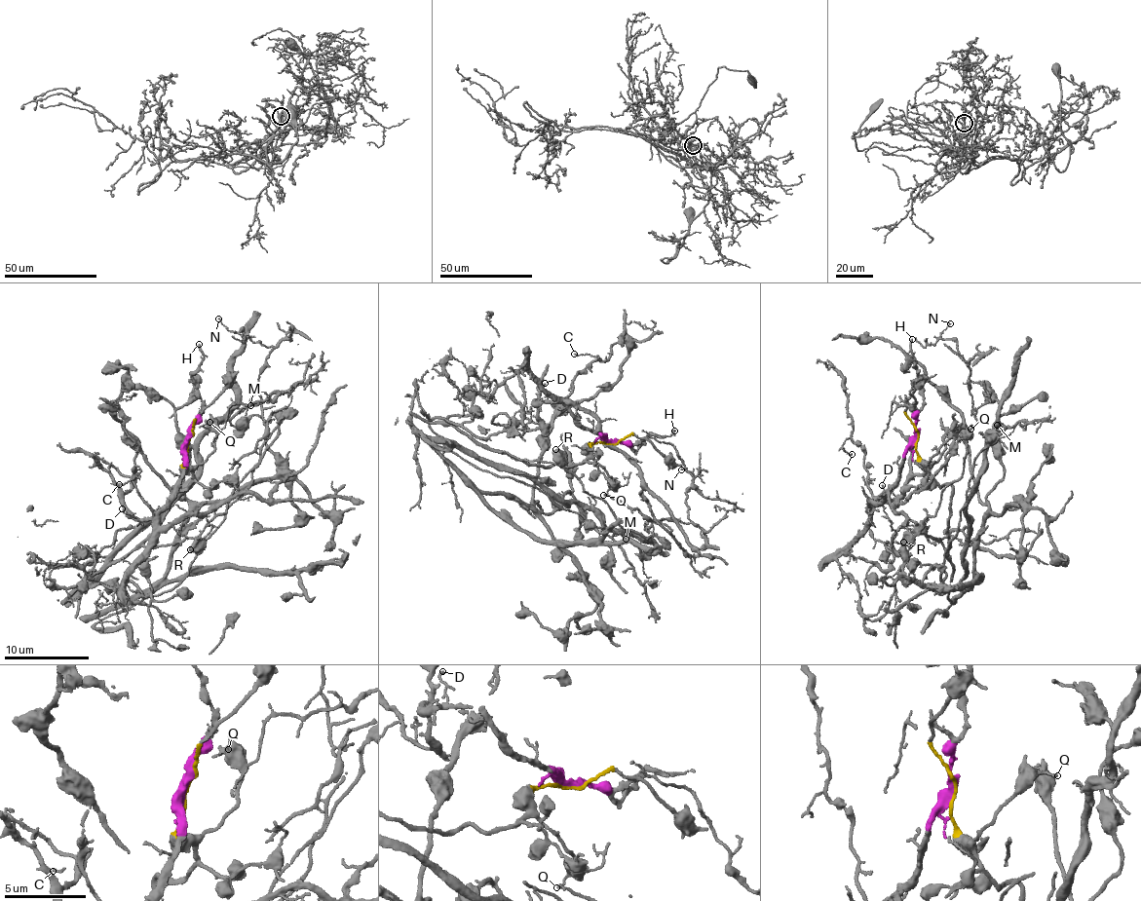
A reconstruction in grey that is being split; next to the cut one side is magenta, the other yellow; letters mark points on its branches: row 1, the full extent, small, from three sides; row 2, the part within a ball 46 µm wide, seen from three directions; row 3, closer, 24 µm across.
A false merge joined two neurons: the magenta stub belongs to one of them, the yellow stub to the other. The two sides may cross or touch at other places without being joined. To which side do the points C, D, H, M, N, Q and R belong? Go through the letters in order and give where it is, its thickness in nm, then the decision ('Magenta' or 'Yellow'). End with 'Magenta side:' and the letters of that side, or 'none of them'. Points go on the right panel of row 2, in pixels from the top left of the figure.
C: Place: (852, 454). Thickness 120 nm. Magenta
D: Place: (882, 485). Thickness 110 nm. Magenta
H: Place: (912, 339). Thickness 170 nm. Magenta
M: Place: (997, 425). Thickness 130 nm. Yellow
N: Place: (950, 323). Thickness 100 nm. Yellow
Q: Place: (970, 429). Thickness 80 nm. Yellow
R: Place: (903, 542). Thickness 650 nm. Yellow
Magenta side: C, D, H

